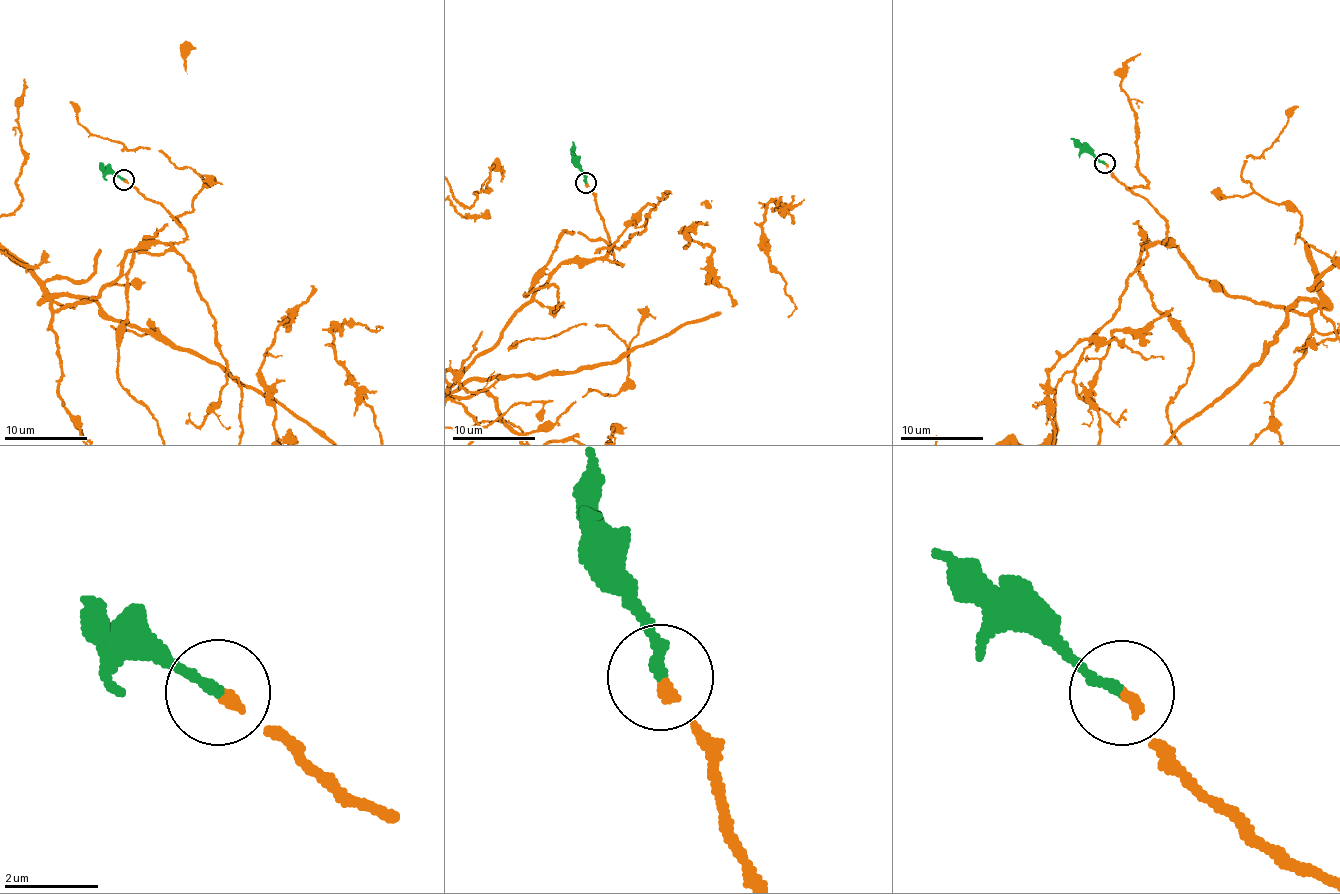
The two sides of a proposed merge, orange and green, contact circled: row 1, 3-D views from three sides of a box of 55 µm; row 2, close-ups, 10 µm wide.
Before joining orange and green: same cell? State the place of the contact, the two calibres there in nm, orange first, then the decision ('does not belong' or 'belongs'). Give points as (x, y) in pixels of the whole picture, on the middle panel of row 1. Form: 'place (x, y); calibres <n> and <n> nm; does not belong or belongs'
place (585, 182); calibres 220 and 240 nm; belongs

